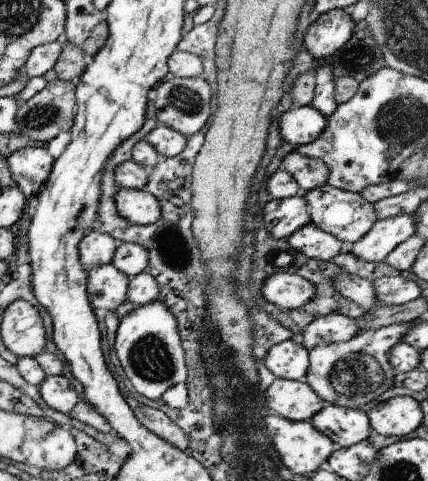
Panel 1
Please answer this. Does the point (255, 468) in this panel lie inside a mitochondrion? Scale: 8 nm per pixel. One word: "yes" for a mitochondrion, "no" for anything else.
yes

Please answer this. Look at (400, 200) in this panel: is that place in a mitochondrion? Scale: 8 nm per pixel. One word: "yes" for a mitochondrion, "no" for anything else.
no

